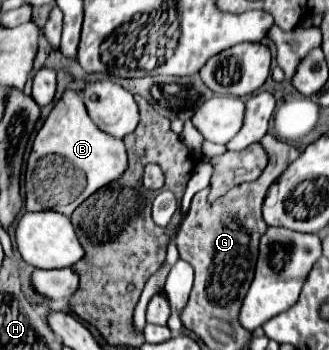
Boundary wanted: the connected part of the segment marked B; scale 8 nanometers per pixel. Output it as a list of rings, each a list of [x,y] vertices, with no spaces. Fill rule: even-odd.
[[[66,91],[36,133],[26,171],[26,209],[58,211],[72,215],[74,209],[98,189],[110,185],[128,169],[126,147],[120,139],[100,131],[76,91]]]

